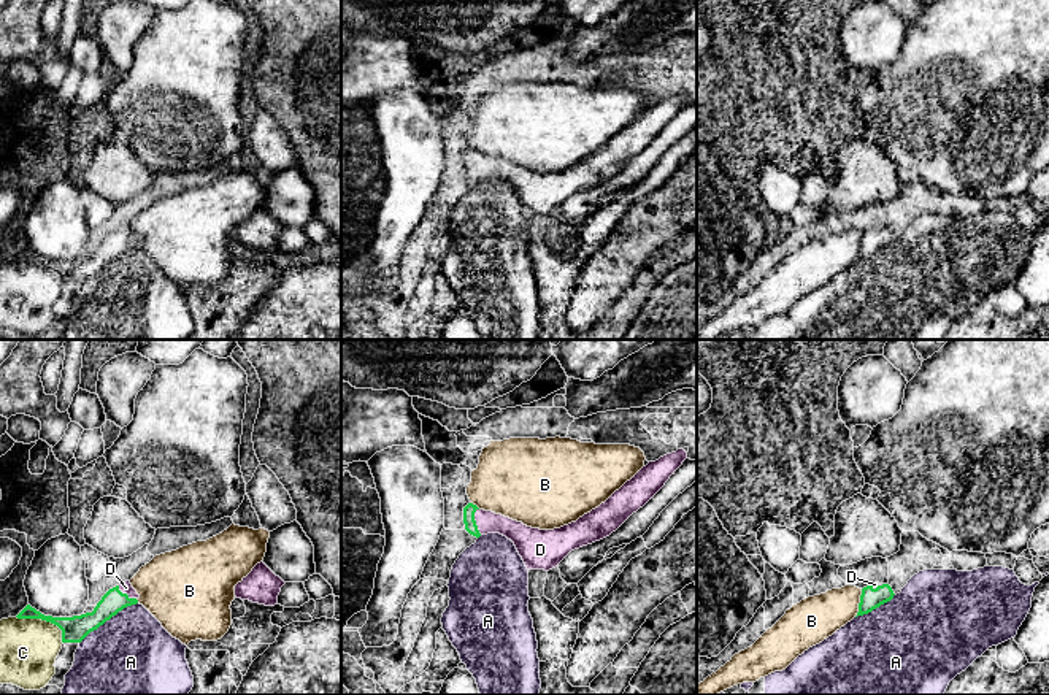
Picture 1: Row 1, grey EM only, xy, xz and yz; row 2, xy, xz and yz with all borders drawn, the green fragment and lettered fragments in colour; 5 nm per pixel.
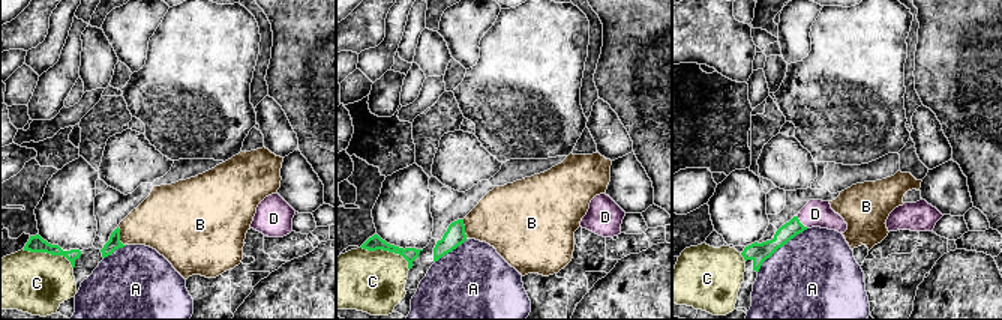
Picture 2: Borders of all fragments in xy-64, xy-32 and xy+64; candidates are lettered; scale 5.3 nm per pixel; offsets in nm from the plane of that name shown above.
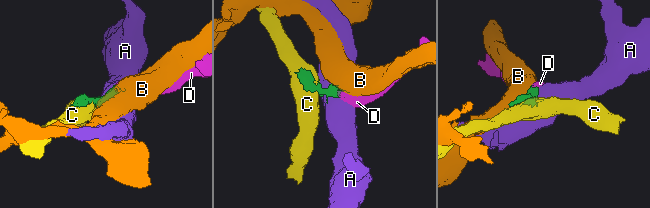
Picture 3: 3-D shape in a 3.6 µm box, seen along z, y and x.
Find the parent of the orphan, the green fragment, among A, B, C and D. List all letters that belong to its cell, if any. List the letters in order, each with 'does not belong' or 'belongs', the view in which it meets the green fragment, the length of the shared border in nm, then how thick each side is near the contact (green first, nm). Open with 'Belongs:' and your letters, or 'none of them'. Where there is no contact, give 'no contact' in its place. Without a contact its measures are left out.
Belongs: D
A: does not belong; meets green in xy; contact 360 nm long; 130 nm thick on the green side, 480 nm on the other
B: does not belong; meets green in yz; contact 150 nm long; 110 nm thick on the green side, 220 nm on the other
C: does not belong; meets green in xy; contact 280 nm long; 130 nm thick on the green side, 300 nm on the other
D: belongs; meets green in xz; contact 140 nm long; 60 nm thick on the green side, 110 nm on the other

